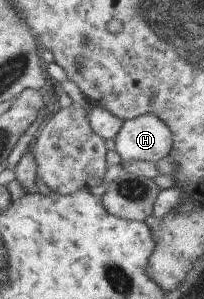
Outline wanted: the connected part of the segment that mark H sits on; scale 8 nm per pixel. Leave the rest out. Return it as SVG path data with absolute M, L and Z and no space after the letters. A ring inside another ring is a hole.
M142 115L138 119L126 120L120 133L115 138L115 151L120 155L121 162L136 163L136 161L160 161L168 157L172 150L172 139L175 139L171 128L159 116Z

